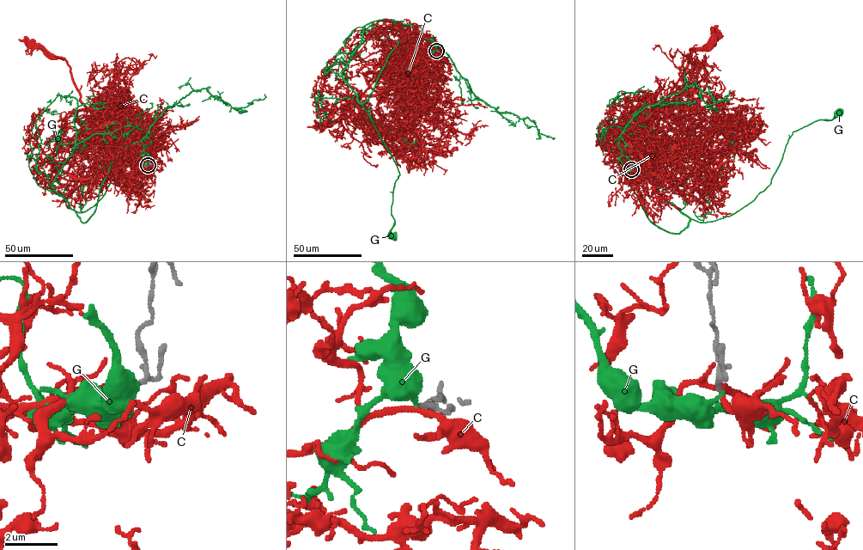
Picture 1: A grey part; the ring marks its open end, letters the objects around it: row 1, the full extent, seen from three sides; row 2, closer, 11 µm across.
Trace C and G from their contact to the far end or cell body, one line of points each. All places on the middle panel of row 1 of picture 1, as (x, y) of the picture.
C: (436, 51), (398, 86), (320, 109), (323, 75), (338, 71)
G: (436, 51), (433, 40), (401, 39), (362, 104), (399, 174), (391, 207), (394, 236)

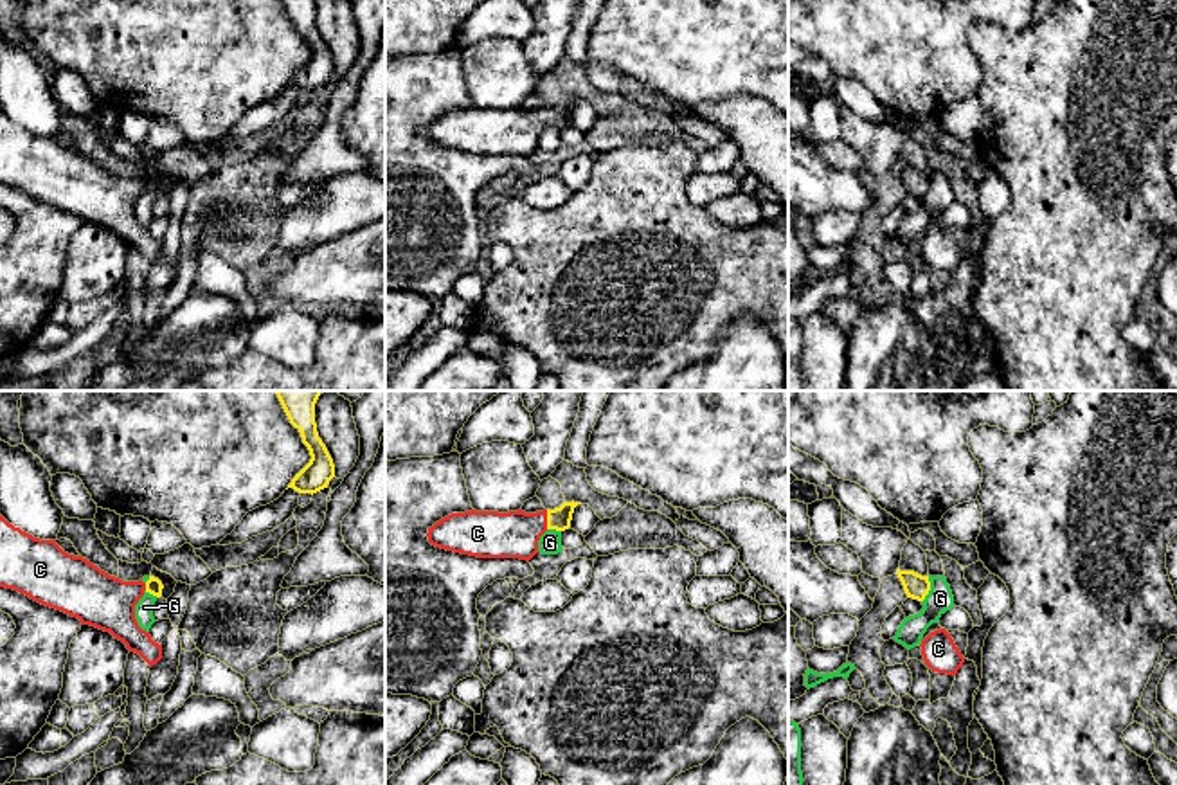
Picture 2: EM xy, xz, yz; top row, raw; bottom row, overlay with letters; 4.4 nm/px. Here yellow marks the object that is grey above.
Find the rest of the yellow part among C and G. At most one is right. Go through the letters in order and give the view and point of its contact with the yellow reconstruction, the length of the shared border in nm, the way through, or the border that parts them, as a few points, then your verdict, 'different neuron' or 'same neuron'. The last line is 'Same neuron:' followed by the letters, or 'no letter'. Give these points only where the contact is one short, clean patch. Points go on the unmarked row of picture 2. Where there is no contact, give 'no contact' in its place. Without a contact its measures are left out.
C: meets yellow in xz at (548, 116); contact 90 nm long; runs through xz (558, 116), (548, 116), (515, 130); same neuron
G: meets yellow in yz at (929, 186); contact 120 nm long; border along yz (929, 173), (929, 189), (922, 198); different neuron
Same neuron: C

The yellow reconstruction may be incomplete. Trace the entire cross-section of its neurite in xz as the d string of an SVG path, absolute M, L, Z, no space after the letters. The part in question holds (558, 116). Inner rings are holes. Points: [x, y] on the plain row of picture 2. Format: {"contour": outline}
{"contour": "M563 99L560 104L536 110L518 108L464 108L452 110L428 124L428 139L436 144L477 155L531 157L538 137L547 126L571 124L574 104L581 99Z"}

